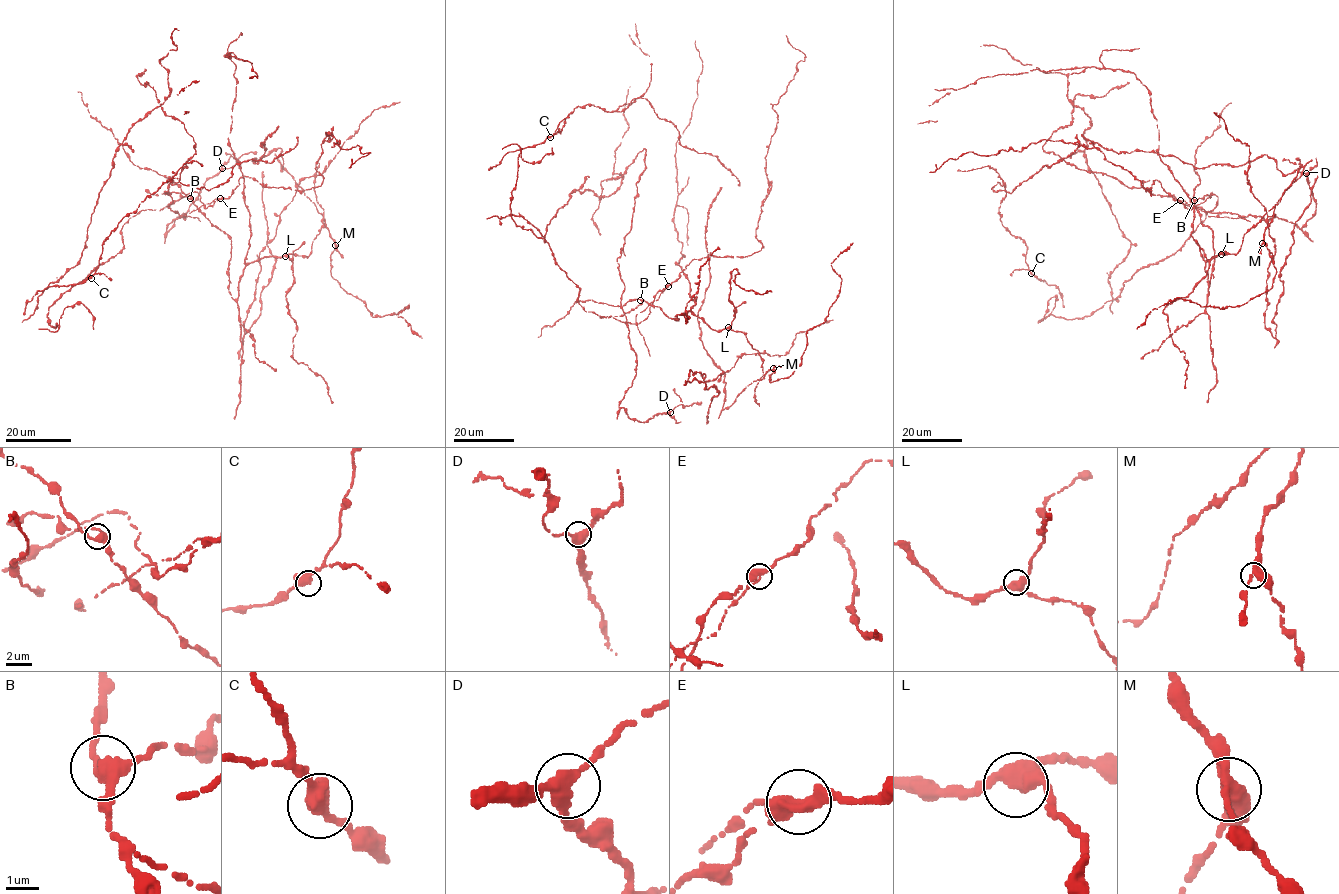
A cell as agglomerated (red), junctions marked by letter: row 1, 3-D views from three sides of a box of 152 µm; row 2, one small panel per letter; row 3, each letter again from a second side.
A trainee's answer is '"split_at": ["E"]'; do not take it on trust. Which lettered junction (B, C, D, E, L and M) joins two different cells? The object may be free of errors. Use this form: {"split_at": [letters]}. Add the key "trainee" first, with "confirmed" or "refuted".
{"trainee": "confirmed", "split_at": ["E"]}

